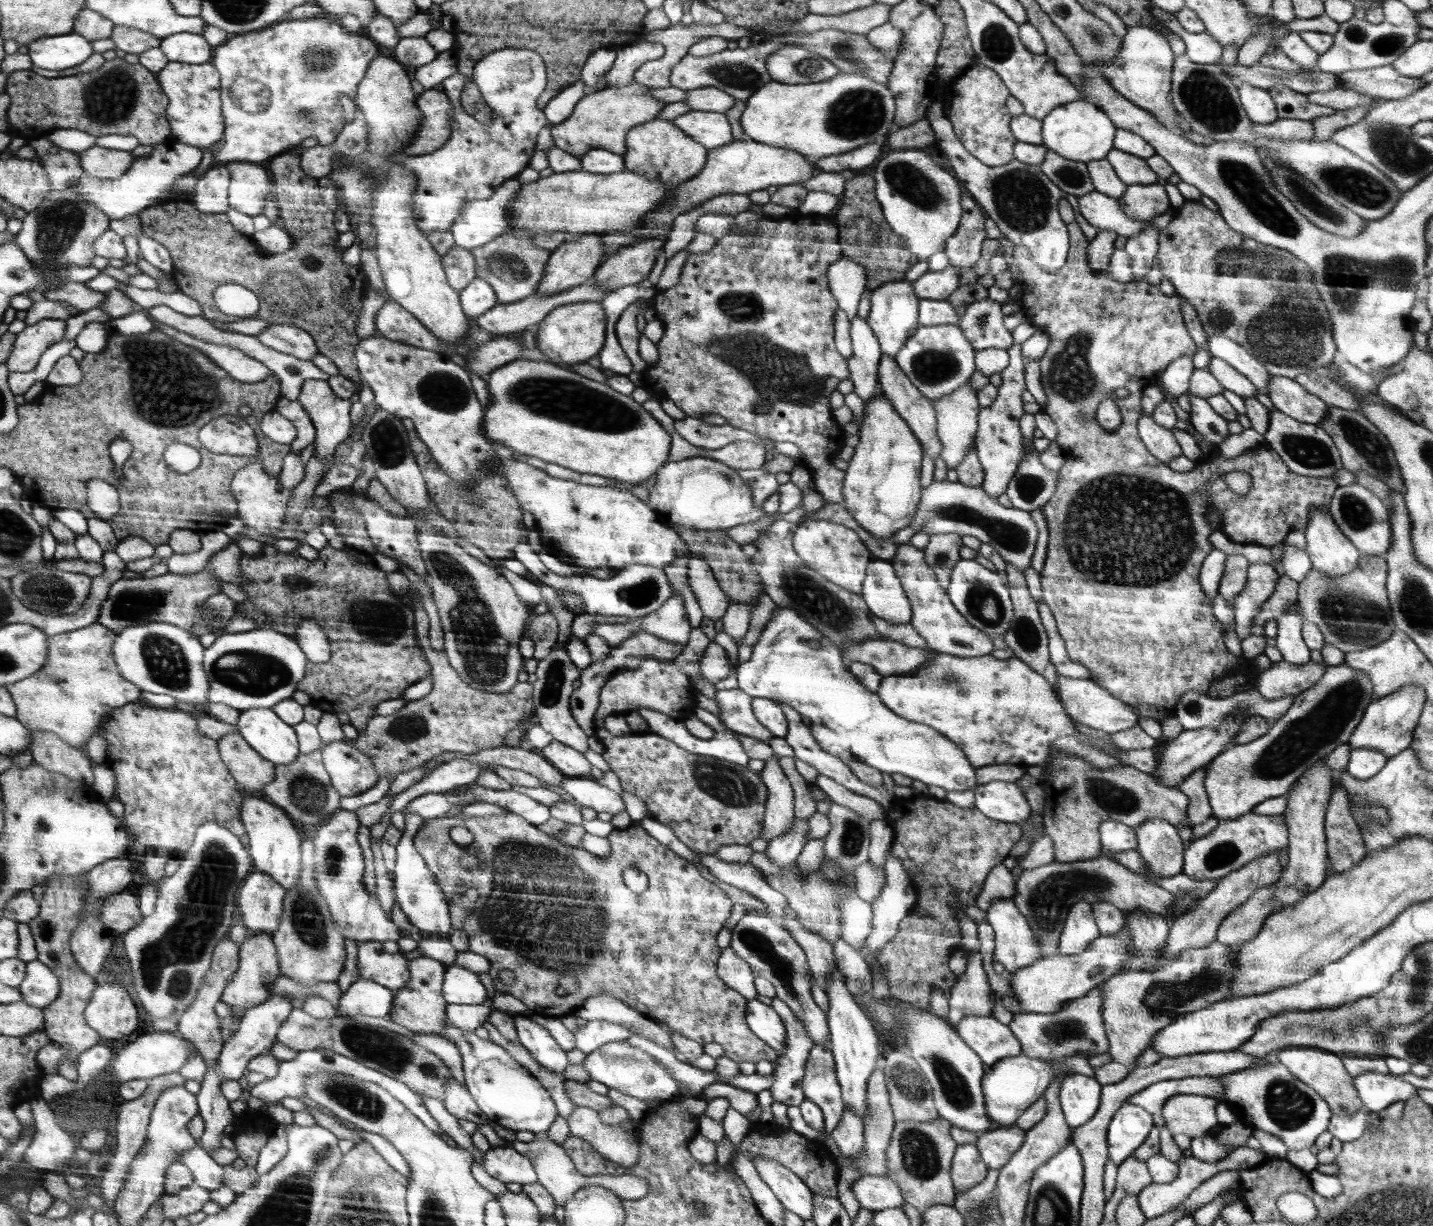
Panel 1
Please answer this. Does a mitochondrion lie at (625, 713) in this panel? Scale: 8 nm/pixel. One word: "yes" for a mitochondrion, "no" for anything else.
no

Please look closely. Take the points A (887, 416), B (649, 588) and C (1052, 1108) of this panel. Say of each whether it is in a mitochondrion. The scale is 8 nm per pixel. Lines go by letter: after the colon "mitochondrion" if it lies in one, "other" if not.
A: other
B: mitochondrion
C: other

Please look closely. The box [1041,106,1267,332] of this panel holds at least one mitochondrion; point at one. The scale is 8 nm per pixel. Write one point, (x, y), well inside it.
(1071, 177)

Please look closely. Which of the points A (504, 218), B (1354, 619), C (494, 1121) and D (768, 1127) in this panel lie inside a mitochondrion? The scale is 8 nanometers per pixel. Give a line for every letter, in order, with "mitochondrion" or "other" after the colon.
A: other
B: mitochondrion
C: other
D: other

